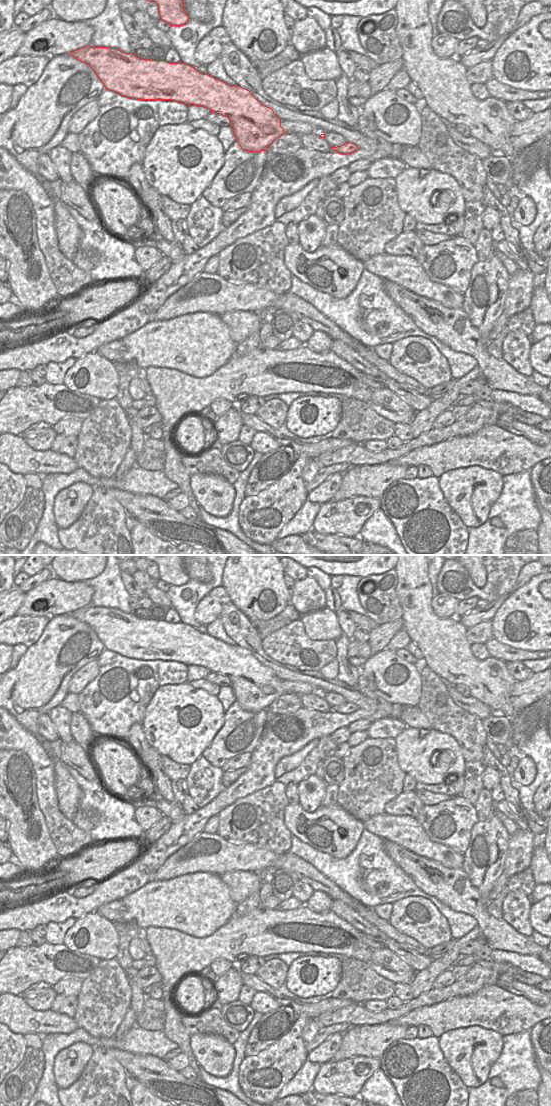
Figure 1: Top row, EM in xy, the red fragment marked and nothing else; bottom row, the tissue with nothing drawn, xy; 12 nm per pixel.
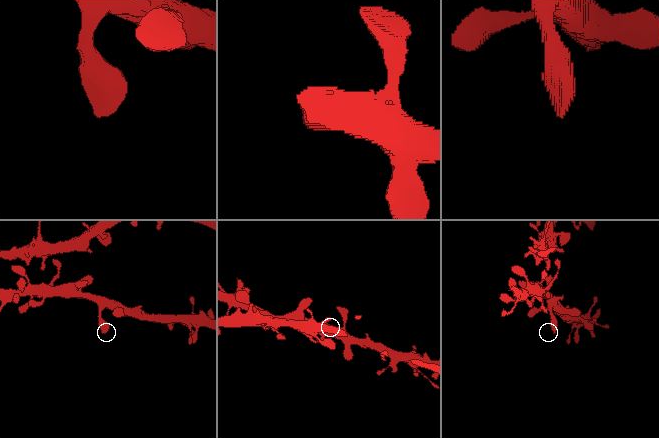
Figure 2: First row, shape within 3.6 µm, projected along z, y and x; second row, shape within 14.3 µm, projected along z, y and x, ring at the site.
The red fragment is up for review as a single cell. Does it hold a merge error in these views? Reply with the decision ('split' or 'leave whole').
leave whole

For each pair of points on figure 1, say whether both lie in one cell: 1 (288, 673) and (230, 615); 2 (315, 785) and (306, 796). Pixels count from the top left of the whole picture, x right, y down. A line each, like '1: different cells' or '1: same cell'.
1: same cell
2: same cell

